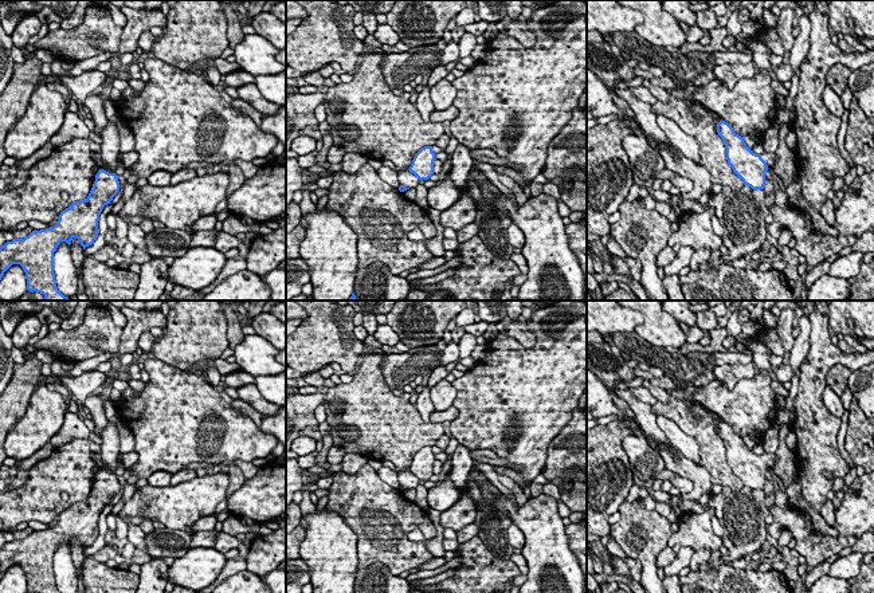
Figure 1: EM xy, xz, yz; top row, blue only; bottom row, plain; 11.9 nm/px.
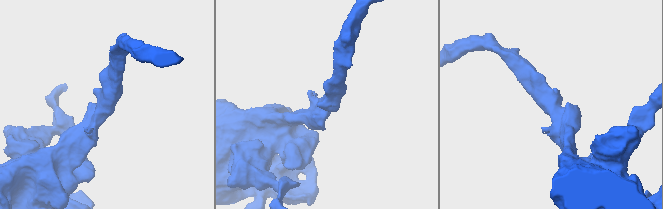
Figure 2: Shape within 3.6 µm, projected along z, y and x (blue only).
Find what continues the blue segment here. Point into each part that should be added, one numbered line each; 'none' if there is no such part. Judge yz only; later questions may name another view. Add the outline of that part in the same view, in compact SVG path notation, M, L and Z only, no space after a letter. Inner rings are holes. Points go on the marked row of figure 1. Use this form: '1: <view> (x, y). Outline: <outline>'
1: yz (769, 158). Outline: M764 152L764 153L761 154L761 158L767 162L768 166L773 168L775 164L776 164L777 156L776 156L776 153Z

